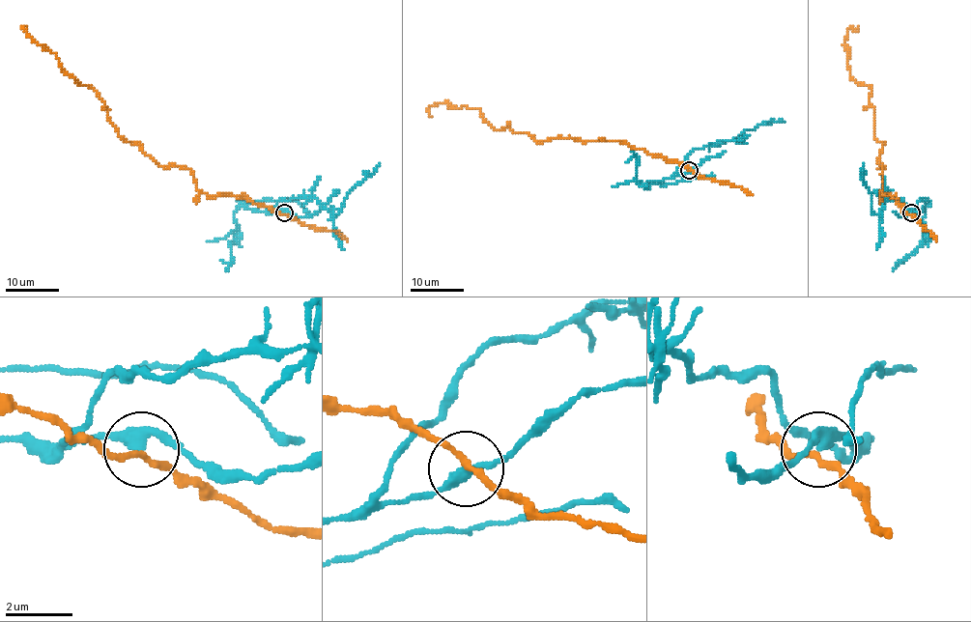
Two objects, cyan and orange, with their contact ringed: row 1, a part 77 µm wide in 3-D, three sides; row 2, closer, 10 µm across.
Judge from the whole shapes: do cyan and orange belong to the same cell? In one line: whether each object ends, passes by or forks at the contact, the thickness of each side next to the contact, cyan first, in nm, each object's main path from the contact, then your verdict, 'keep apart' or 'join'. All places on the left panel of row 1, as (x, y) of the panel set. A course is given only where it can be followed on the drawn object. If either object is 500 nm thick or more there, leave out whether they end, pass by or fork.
cyan passes by; orange passes by; calibres 320 and 160 nm; course cyan (284, 212), (271, 212), (279, 200), (314, 196), (335, 215), (350, 192), (373, 173), (379, 164); course orange (284, 213), (236, 195), (206, 195), (190, 169), (158, 166), (119, 134), (103, 100), (25, 26); keep apart

